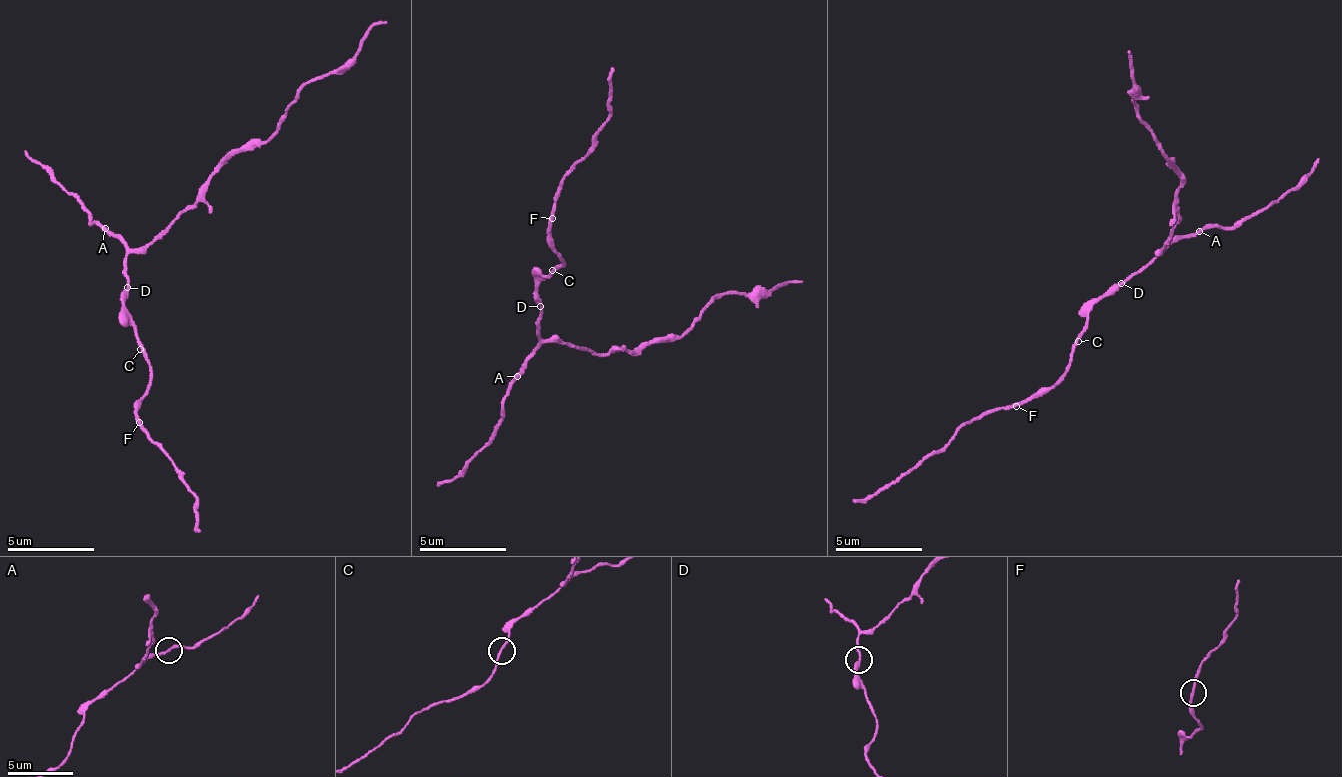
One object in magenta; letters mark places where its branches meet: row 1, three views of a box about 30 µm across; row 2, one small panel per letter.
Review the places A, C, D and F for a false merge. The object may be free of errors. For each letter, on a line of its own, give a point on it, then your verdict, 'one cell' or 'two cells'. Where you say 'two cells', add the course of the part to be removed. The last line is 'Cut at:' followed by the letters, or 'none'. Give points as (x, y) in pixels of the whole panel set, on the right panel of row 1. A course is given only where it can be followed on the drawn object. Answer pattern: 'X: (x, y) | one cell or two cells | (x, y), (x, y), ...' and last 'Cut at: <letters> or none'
A: (1199, 231) | one cell
C: (1078, 341) | one cell
D: (1121, 283) | one cell
F: (1016, 406) | one cell
Cut at: none

